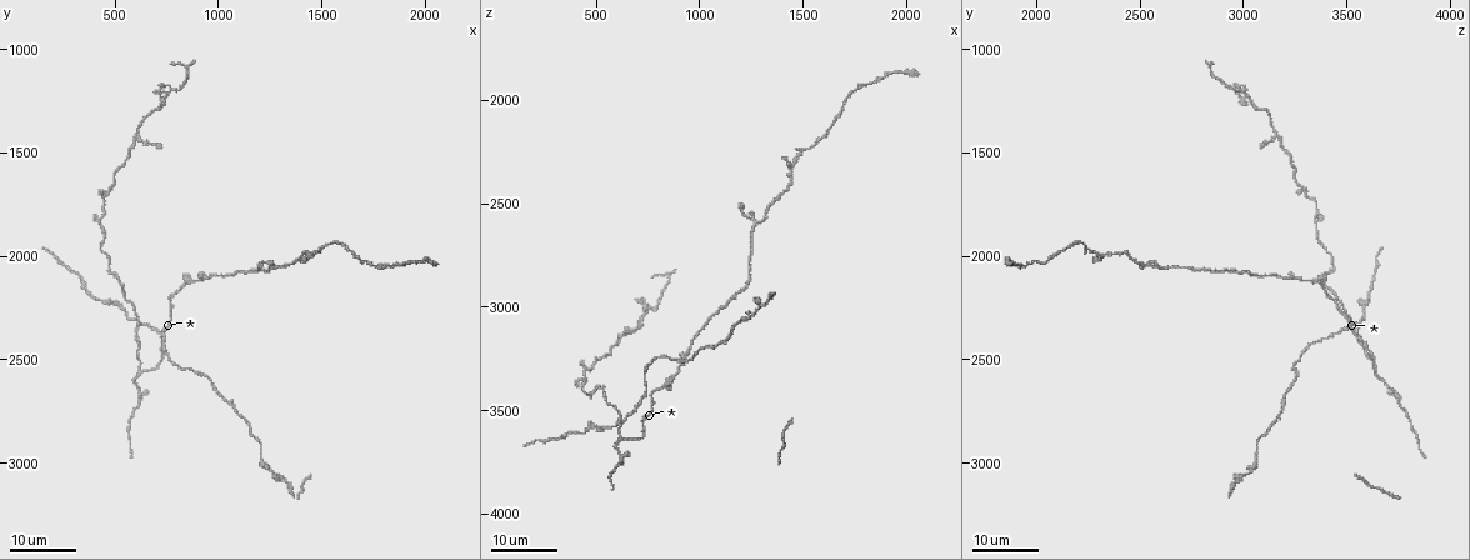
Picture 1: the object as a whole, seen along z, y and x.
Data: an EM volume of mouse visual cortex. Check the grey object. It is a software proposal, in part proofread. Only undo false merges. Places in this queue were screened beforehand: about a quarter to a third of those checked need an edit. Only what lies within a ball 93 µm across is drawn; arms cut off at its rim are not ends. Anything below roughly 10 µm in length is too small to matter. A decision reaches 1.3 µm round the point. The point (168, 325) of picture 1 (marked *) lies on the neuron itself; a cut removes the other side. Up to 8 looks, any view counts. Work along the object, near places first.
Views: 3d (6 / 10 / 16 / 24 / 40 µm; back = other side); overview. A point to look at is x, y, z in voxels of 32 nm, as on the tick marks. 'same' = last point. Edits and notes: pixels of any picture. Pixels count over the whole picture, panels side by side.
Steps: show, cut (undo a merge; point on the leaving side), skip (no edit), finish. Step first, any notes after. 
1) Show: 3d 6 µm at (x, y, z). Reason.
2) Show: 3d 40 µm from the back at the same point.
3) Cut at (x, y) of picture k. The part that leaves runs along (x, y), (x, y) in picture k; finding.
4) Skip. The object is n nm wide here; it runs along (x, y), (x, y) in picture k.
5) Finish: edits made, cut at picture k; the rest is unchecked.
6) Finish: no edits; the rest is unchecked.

Show: 3d 24 µm at (630, 2330, 3560). Looks like a crossing.

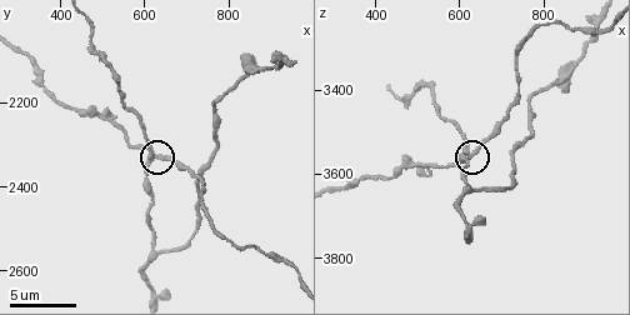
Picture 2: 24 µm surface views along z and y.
Show: 3d 6 µm at (635, 2330, 3545).

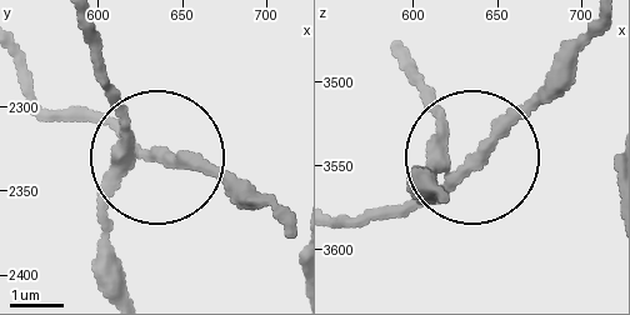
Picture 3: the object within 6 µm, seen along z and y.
Skip. 4 arms meet here; it runs along (121, 285), (109, 204), (153, 155), (99, 74) in picture 3; one neuron here.

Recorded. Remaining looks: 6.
Show: 3d 6 µm at (625, 2565, 3635). Three-way junction.

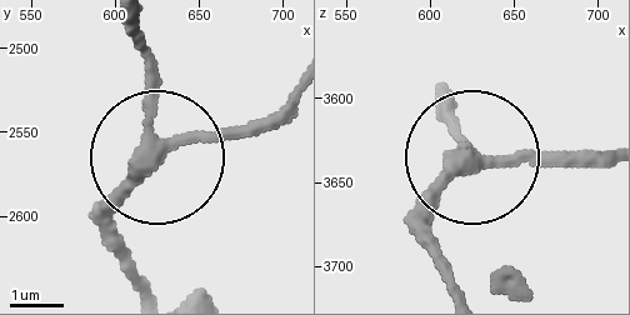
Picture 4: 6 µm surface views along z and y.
Skip. It runs along (601, 155), (471, 160), (431, 209), (426, 245) in picture 4; all the same neuron.

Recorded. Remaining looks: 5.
Show: 3d 24 µm at (420, 1830, 3350). Three-way junction.

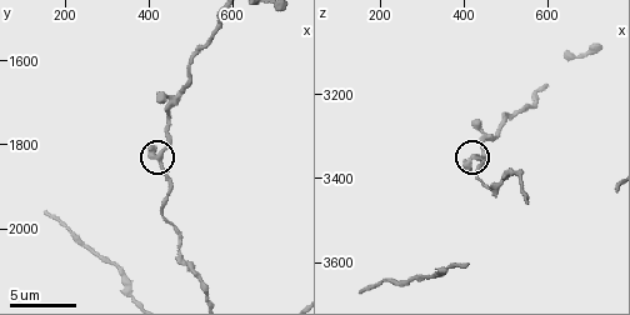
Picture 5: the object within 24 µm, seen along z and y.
Show: 3d 10 µm at (430, 1835, 3350).

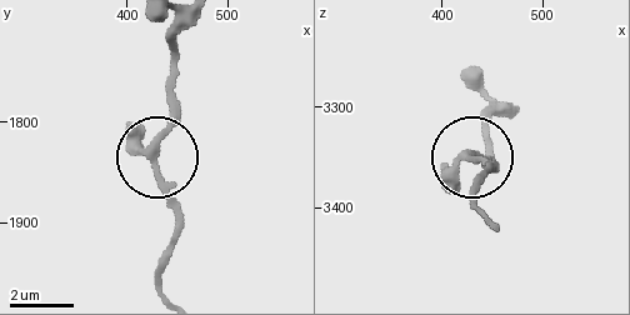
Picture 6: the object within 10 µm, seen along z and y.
Skip. It runs along (160, 289), (173, 209), (158, 144), (179, 58) in picture 6; one neuron here.

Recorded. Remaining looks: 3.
Show: 3d 16 µm at (610, 1390, 3140). Three arms meet.

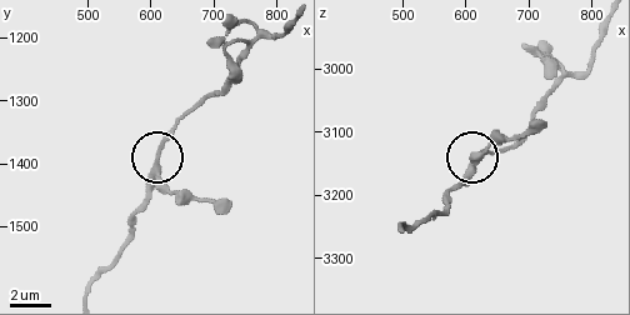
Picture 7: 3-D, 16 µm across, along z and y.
Show: 3d 6 µm at the same point.

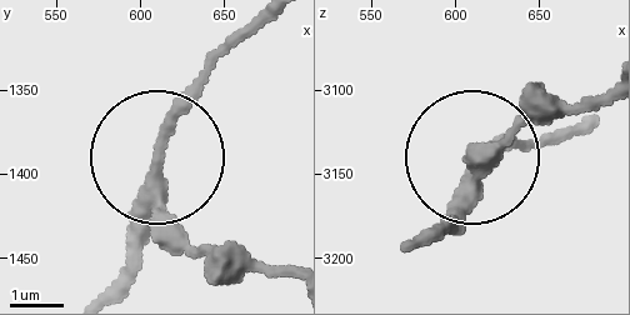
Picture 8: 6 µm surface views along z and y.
Skip. It runs along (114, 291), (133, 198), (190, 90), (240, 40) in picture 8; one neuron here.

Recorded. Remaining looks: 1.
Finish: no edits; the rest is unchecked.

